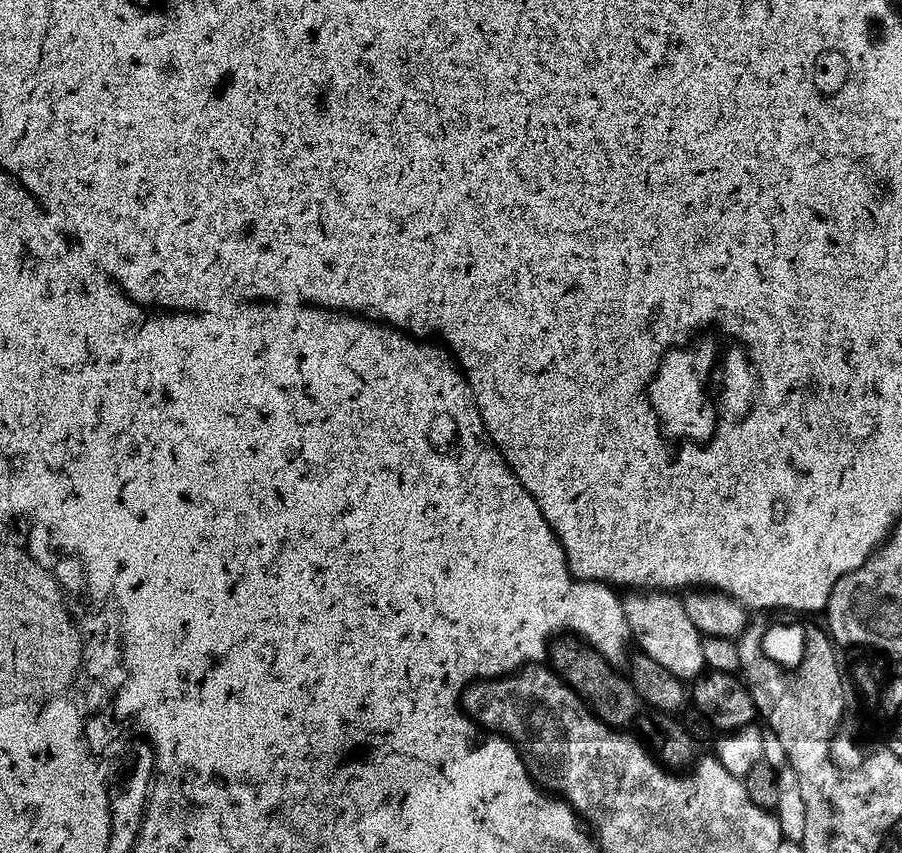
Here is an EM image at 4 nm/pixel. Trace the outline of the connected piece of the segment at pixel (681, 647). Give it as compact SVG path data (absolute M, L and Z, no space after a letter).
M648 590L643 594L625 595L623 601L628 631L641 653L683 682L695 681L705 671L702 635L686 616L684 602L679 595L668 590Z

